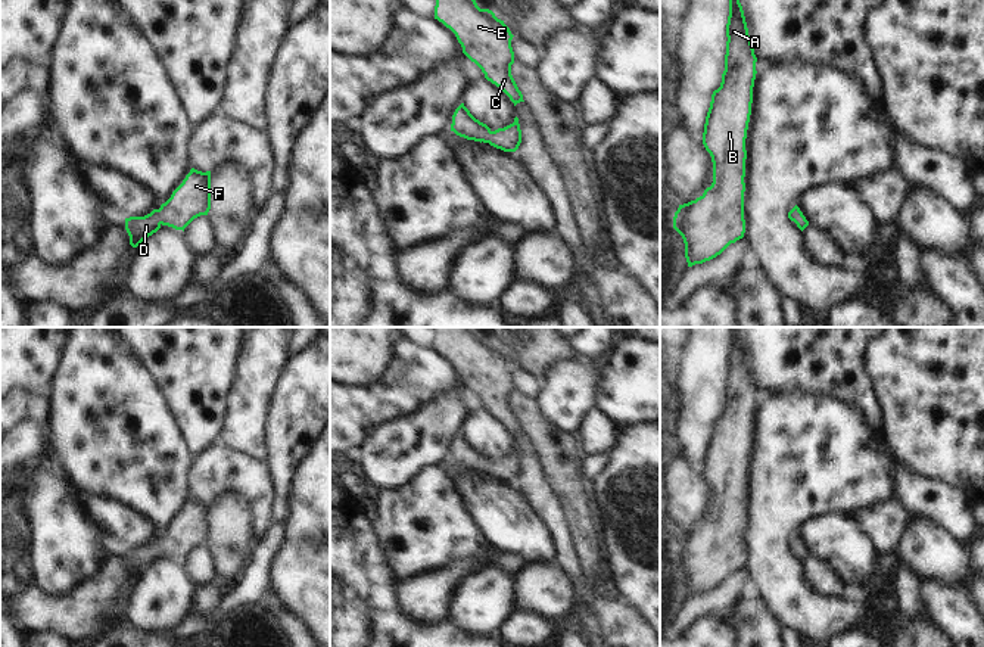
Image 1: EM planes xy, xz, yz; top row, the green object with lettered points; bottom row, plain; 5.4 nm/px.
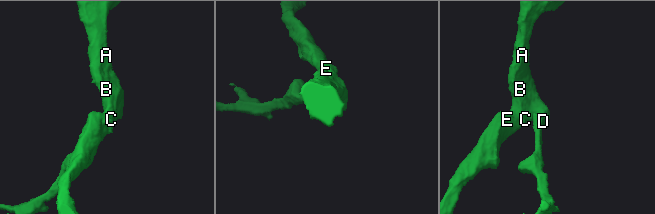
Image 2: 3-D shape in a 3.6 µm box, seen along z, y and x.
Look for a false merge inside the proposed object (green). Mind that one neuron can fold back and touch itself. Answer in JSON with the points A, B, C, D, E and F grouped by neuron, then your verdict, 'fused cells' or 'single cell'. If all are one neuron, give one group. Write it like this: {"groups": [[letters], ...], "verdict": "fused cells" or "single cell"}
{"groups": [["A", "B", "C", "D", "E", "F"]], "verdict": "single cell"}

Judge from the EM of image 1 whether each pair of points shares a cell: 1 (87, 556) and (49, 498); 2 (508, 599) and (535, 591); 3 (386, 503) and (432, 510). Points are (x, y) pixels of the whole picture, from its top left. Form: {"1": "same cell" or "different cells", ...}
{"1": "same cell", "2": "different cells", "3": "same cell"}

